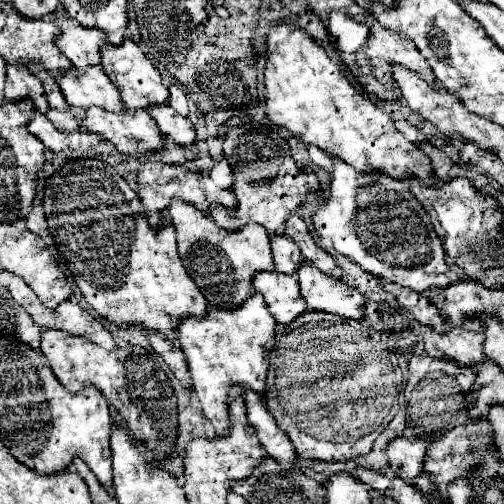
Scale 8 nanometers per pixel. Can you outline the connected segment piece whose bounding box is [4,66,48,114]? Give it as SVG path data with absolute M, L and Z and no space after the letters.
M8 66L4 96L8 102L30 98L40 114L46 114L48 110L44 88L40 86L40 80L32 76L26 66Z

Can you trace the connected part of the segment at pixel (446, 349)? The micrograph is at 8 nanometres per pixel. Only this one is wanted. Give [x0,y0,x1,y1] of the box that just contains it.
[424,318,484,366]

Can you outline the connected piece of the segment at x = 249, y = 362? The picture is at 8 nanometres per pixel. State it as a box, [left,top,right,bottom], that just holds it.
[178,292,274,436]

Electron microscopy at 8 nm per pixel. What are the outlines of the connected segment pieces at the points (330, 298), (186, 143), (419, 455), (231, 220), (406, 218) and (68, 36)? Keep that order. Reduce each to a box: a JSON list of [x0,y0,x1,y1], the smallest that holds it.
[[298,262,366,320],[148,106,202,160],[388,438,428,484],[210,168,320,234],[314,158,450,294],[54,18,108,70]]

